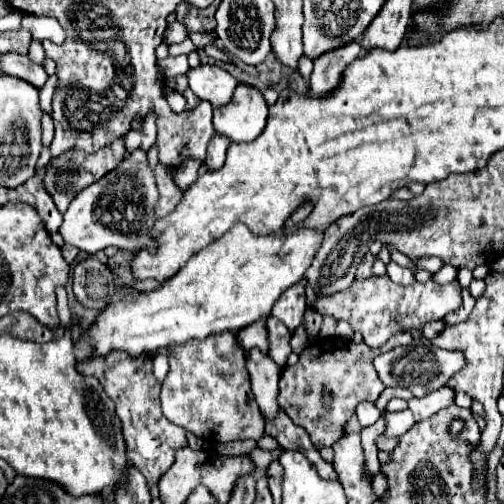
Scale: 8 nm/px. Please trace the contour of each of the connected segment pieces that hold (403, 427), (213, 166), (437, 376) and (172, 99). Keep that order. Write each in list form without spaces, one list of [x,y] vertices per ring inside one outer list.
[[[409,408],[403,410],[403,412],[385,412],[385,418],[387,418],[387,428],[385,428],[387,438],[401,436],[415,424],[413,414],[411,414]]]
[[[215,134],[211,140],[209,140],[209,146],[207,146],[207,158],[205,158],[205,164],[209,170],[217,170],[223,166],[225,162],[225,152],[227,152],[227,146],[231,144],[231,140],[223,138],[221,134]]]
[[[417,336],[409,346],[395,348],[389,354],[381,354],[375,360],[375,368],[385,386],[403,386],[413,392],[413,396],[423,398],[439,388],[443,388],[453,374],[457,374],[465,364],[465,356],[459,350],[443,350],[433,346],[429,340]]]
[[[169,92],[167,94],[167,102],[169,102],[169,106],[171,106],[171,110],[175,114],[179,114],[179,112],[185,110],[185,98],[179,92]]]

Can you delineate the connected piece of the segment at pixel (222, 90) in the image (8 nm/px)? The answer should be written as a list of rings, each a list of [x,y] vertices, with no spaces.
[[[201,64],[197,68],[191,68],[187,72],[187,78],[189,78],[189,88],[201,100],[211,102],[213,108],[225,106],[231,100],[233,90],[237,88],[237,80],[227,70],[215,64]]]

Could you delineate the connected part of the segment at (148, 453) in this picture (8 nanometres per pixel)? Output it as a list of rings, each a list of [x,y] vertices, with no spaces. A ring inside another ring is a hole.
[[[123,352],[109,354],[107,358],[91,358],[87,362],[77,364],[79,374],[83,376],[95,376],[107,396],[115,402],[117,416],[123,422],[123,436],[127,442],[127,458],[133,462],[133,466],[147,478],[147,484],[153,486],[159,482],[165,470],[175,460],[177,448],[183,448],[187,444],[185,430],[163,418],[161,406],[159,406],[159,392],[161,382],[153,376],[153,358],[127,358]]]

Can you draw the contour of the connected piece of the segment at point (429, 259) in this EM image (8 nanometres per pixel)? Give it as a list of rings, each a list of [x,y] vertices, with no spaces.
[[[425,256],[425,258],[415,260],[415,262],[413,262],[413,266],[415,266],[415,268],[419,268],[419,270],[427,270],[427,272],[435,274],[435,272],[443,266],[443,260],[441,260],[441,258],[435,258],[435,256]]]

